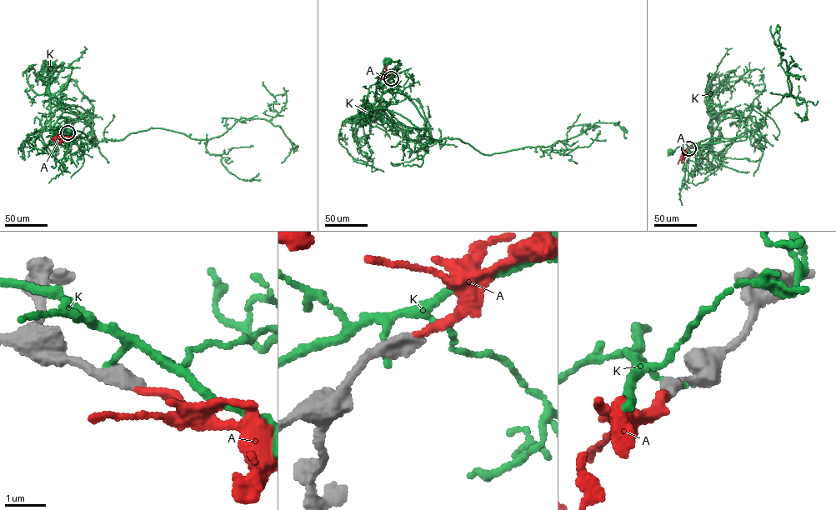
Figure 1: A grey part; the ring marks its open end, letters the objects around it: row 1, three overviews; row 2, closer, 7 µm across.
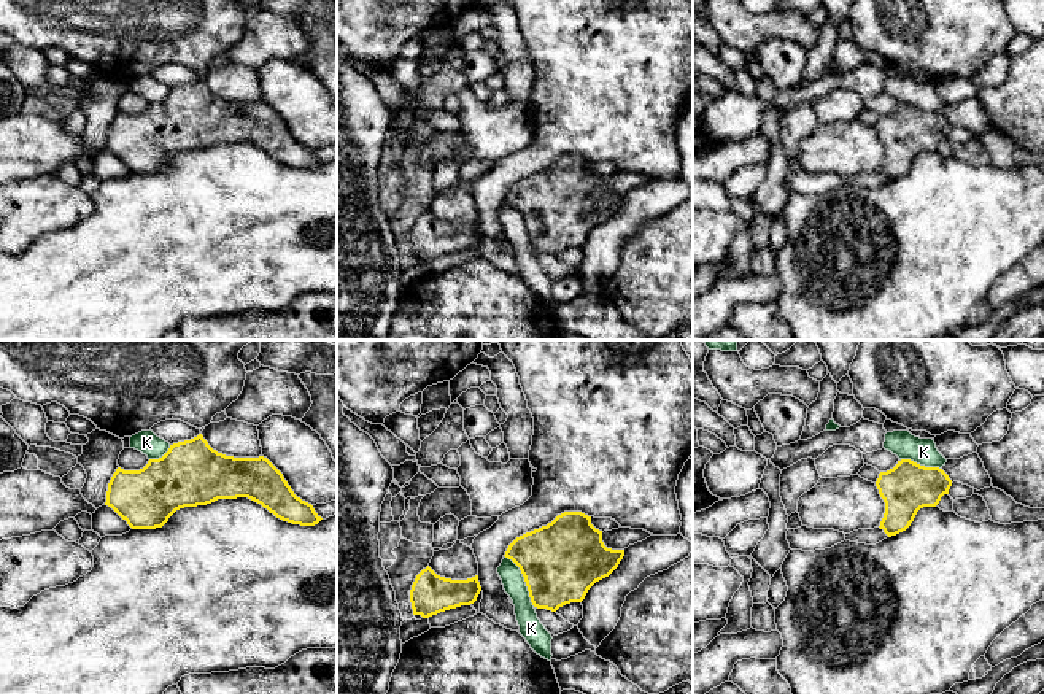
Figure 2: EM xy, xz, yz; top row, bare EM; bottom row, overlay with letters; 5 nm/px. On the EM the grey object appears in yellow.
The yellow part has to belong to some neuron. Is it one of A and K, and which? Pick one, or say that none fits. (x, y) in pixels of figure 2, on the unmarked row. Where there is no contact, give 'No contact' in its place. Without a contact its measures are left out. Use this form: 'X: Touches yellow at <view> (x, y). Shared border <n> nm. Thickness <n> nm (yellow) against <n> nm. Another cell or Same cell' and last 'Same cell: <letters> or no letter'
A: No contact. Same cell
K: Touches yellow at xz (525, 224). Shared border 300 nm. Thickness 400 nm (yellow) against 120 nm. Another cell
Same cell: A

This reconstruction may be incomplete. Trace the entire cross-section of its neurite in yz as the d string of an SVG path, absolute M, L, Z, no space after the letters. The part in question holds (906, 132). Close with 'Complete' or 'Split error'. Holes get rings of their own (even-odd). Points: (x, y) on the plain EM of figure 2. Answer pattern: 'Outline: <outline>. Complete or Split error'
Outline: M901 103L893 113L879 118L876 130L885 146L879 172L891 181L906 175L920 153L936 151L949 138L952 124L939 111Z. Complete

